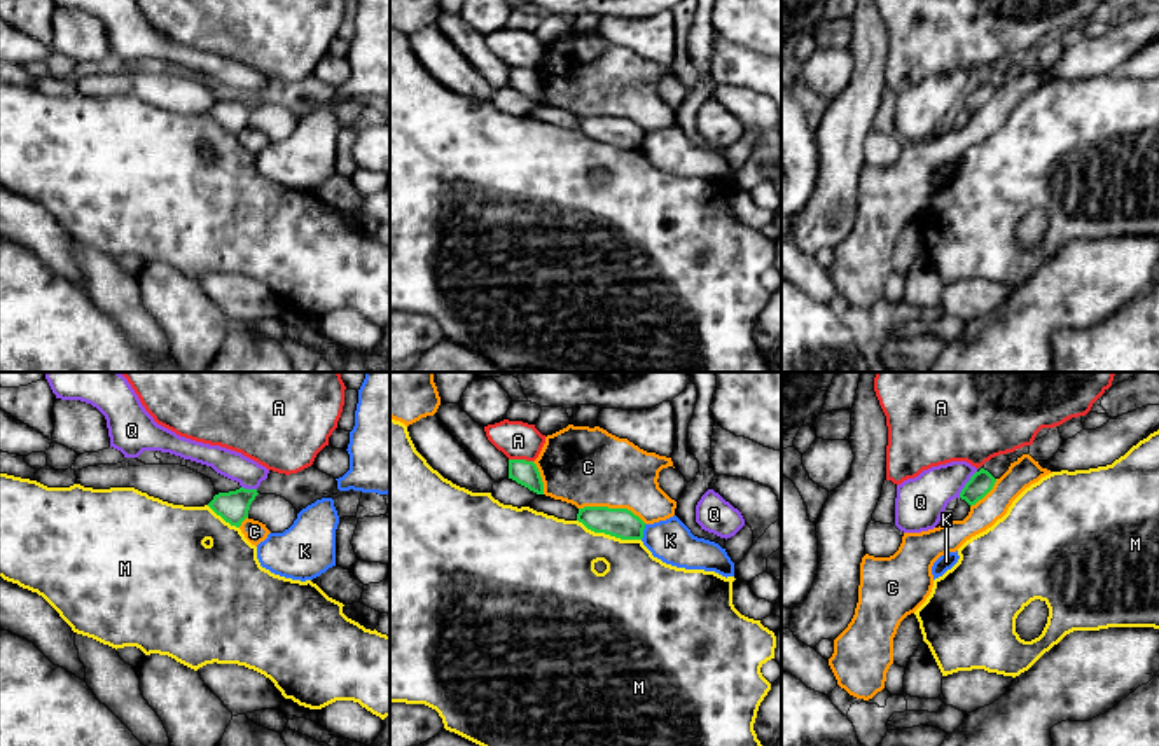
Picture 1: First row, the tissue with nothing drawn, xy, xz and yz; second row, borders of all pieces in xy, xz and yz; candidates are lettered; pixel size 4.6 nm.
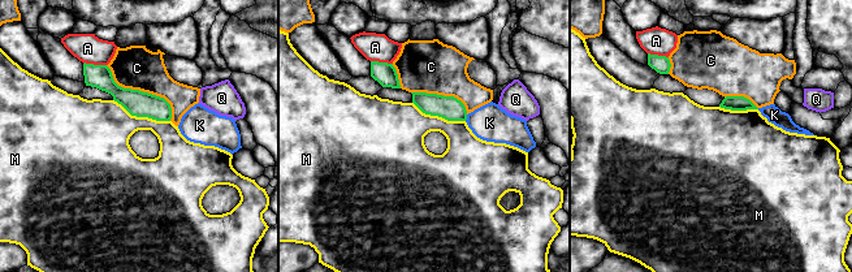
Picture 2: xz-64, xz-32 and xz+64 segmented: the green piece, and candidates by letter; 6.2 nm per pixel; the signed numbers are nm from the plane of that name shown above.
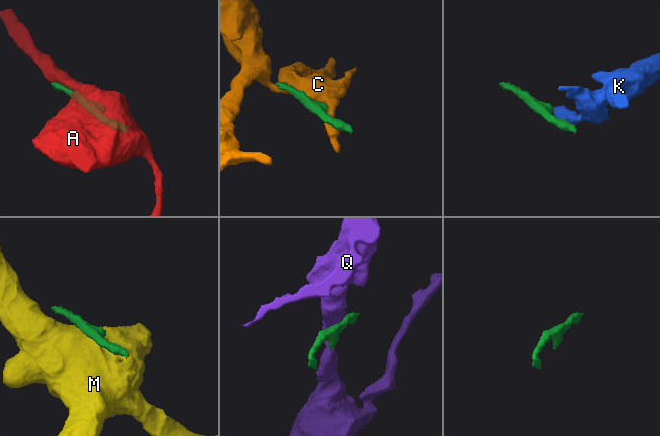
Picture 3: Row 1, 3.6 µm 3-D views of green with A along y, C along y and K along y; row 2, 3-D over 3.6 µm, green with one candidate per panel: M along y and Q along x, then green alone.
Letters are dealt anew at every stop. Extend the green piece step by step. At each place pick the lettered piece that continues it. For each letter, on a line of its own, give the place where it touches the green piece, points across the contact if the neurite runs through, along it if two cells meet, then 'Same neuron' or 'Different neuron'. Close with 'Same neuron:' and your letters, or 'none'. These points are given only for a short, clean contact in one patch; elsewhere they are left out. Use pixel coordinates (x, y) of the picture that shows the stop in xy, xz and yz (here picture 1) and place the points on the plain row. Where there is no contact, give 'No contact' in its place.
A: Touches green at xz (521, 69). Different neuron
C: Touches green at xz (612, 117). Different neuron
K: Touches green at xz (642, 140). Boundary: xz (645, 133), (640, 147). Different neuron
M: Touches green at xz (609, 142). Different neuron
Q: Touches green at yz (965, 93). Boundary: yz (976, 79), (958, 105). Different neuron
Same neuron: none

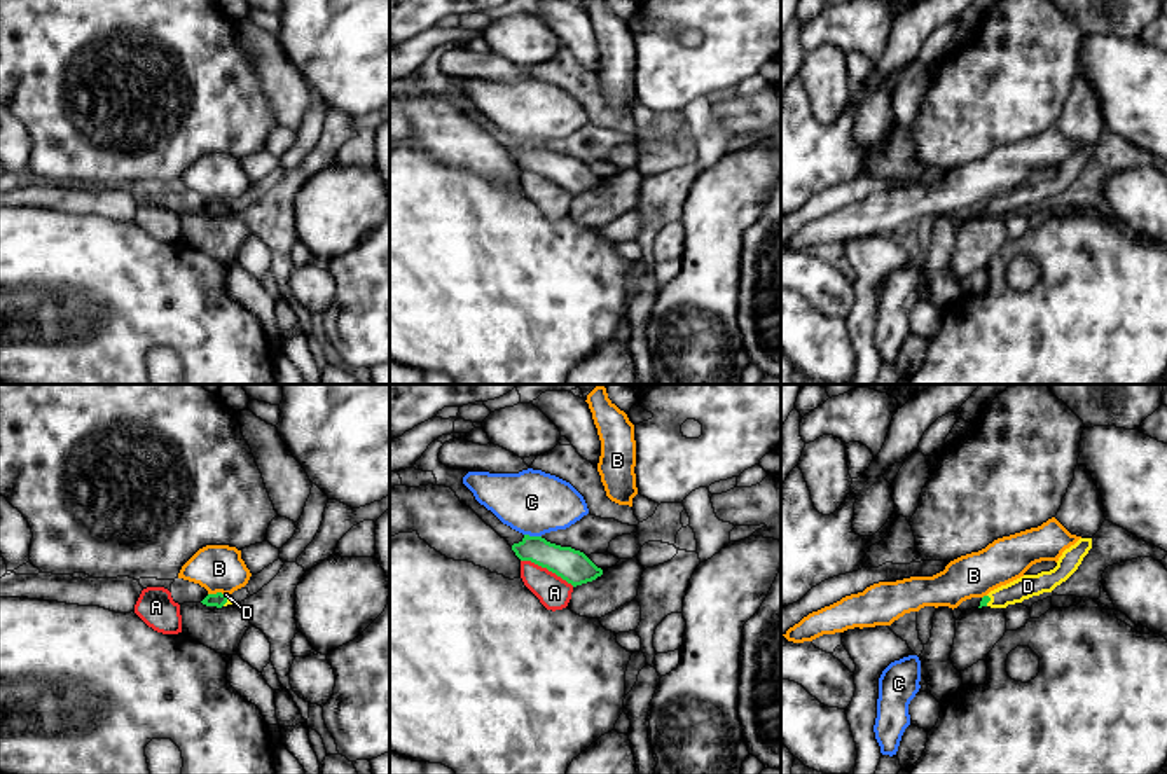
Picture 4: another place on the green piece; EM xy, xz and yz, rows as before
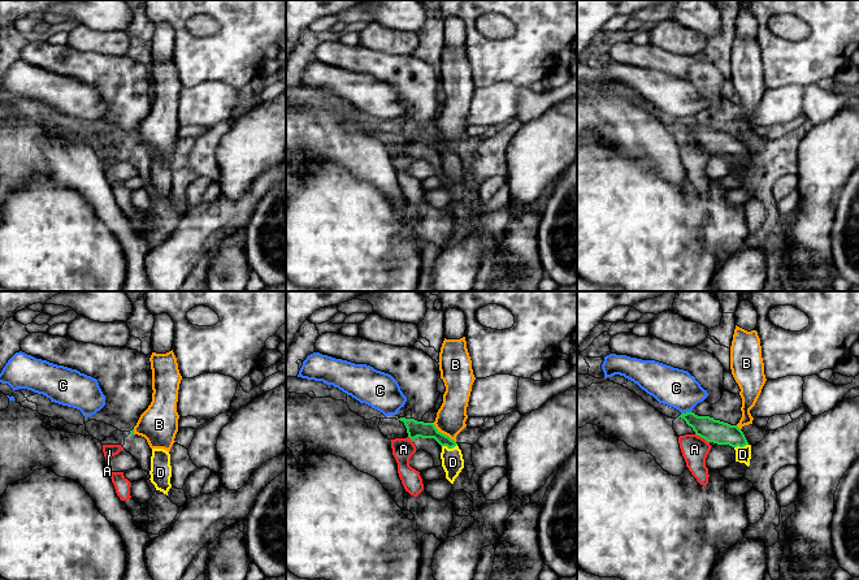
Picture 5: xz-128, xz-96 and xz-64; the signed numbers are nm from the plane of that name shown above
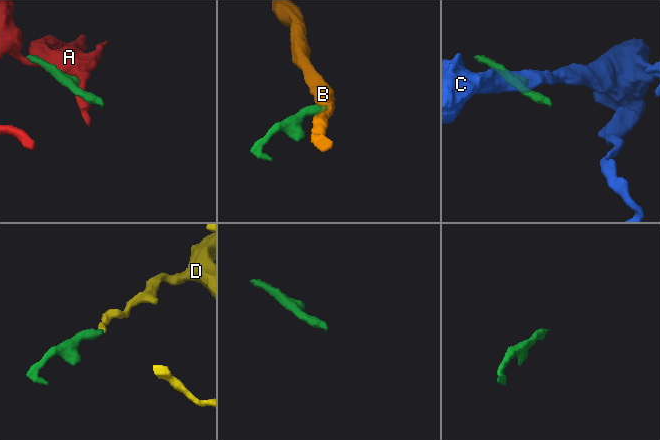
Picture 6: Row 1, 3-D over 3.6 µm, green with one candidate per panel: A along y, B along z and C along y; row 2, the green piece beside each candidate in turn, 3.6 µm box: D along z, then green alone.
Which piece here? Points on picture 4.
A: Touches green at xz (547, 177). Different neuron
B: Touches green at xy (217, 201). Boundary: xy (224, 201), (208, 203). Different neuron
C: Touches green at xz (533, 145). Boundary: xz (524, 142), (540, 145). Different neuron
D: Touches green at xy (226, 208). Path across: xy (219, 208), (226, 208), (226, 203). Same neuron
Same neuron: D

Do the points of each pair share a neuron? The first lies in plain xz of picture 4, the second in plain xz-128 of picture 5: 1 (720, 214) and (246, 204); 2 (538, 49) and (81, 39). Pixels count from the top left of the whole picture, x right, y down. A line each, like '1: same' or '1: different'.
1: different
2: same

